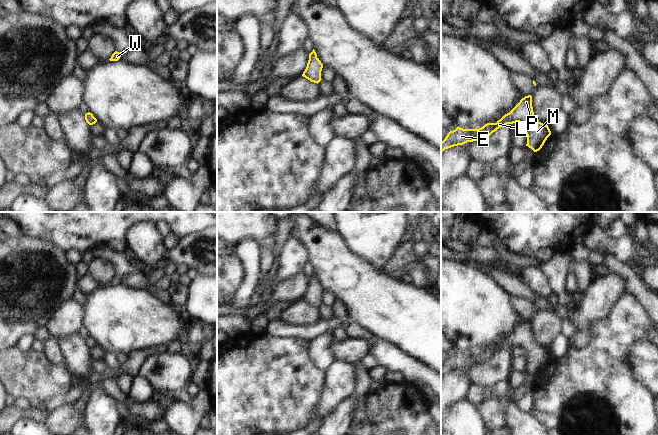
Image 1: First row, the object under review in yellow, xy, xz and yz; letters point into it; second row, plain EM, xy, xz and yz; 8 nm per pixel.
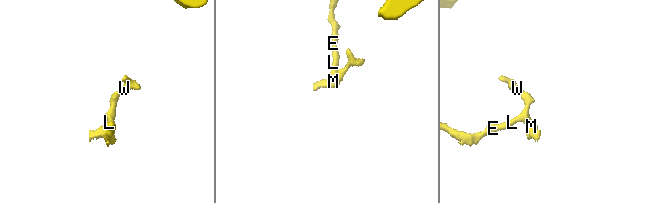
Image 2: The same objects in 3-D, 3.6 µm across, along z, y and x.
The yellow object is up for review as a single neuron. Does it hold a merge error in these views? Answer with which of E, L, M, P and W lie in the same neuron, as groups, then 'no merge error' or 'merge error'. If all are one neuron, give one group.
groups E L M P W; no merge error

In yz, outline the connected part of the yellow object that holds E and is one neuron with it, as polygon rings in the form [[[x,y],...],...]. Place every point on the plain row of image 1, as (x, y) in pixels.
[[[528,319],[522,322],[509,337],[505,338],[496,347],[487,347],[479,353],[463,353],[457,351],[455,354],[450,355],[441,366],[441,377],[445,373],[454,370],[484,363],[497,353],[516,346],[524,349],[527,359],[526,370],[534,376],[539,375],[551,359],[548,349],[539,346],[535,341],[532,331],[532,320]]]

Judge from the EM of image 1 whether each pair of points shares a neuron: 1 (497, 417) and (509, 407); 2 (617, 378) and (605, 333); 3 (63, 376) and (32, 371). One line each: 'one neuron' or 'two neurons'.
1: two neurons
2: one neuron
3: one neuron

